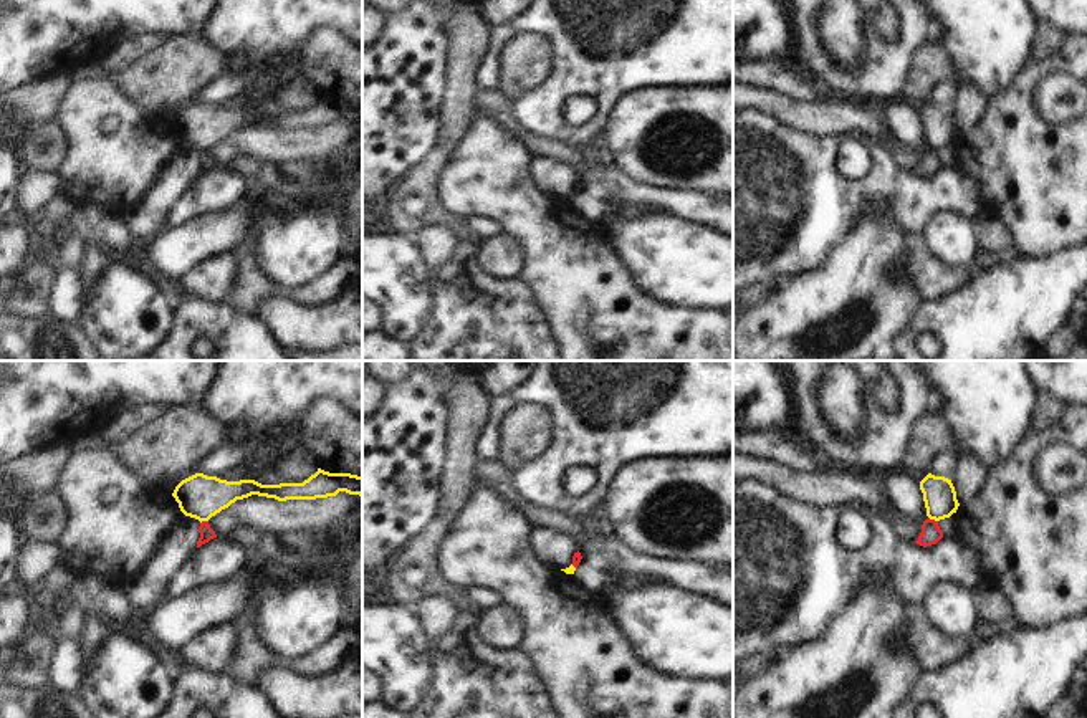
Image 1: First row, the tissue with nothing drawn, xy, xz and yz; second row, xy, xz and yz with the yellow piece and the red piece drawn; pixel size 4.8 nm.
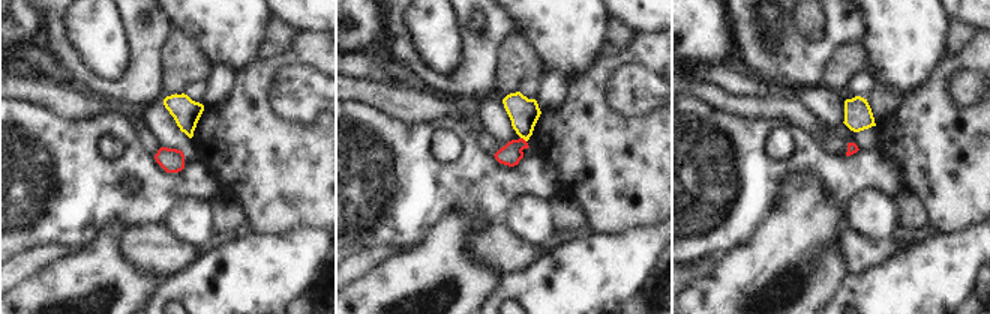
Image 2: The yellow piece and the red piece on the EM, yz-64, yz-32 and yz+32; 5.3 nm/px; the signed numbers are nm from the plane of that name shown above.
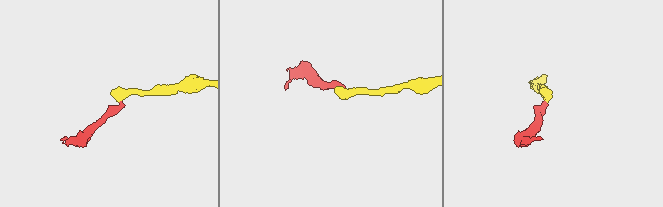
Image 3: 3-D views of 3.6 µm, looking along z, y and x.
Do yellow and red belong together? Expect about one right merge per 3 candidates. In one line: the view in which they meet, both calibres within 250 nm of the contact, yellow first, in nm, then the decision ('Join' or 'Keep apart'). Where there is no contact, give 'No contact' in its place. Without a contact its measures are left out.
Touches yellow in yz. Thickness 160 nm (yellow) against 100 nm. Keep apart

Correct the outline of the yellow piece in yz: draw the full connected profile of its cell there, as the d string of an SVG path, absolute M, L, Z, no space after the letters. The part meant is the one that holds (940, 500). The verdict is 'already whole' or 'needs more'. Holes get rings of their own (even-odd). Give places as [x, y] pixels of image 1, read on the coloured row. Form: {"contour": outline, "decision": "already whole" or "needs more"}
{"contour": "M928 473L920 481L927 516L940 521L956 513L960 503L951 480Z", "decision": "already whole"}

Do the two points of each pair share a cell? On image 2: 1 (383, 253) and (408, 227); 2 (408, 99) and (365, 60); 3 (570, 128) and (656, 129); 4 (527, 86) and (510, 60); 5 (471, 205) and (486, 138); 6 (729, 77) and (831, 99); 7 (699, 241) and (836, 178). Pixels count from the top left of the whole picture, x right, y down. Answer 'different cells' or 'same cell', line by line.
1: different cells
2: different cells
3: same cell
4: different cells
5: different cells
6: same cell
7: same cell

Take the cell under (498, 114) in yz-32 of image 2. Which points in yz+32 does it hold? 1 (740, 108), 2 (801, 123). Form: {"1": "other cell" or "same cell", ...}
{"1": "other cell", "2": "other cell"}

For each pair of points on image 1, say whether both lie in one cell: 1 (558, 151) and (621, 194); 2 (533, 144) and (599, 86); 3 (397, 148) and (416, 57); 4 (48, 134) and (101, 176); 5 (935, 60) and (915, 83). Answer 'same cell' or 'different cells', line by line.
1: different cells
2: different cells
3: same cell
4: different cells
5: same cell

